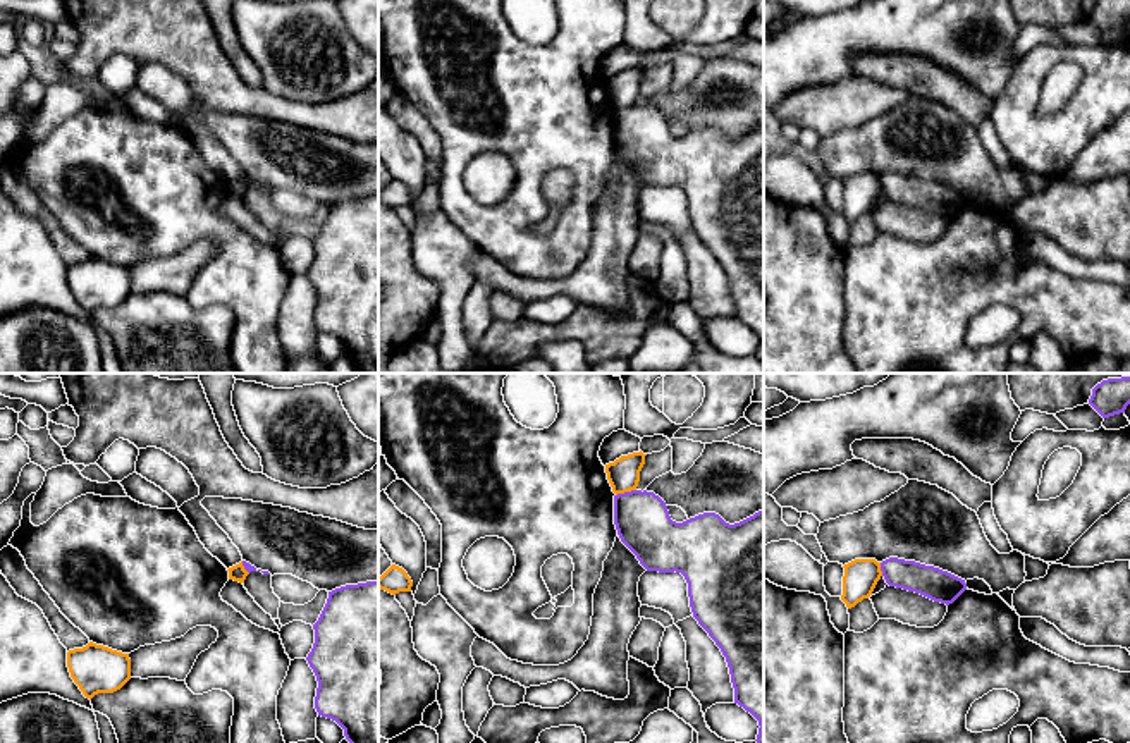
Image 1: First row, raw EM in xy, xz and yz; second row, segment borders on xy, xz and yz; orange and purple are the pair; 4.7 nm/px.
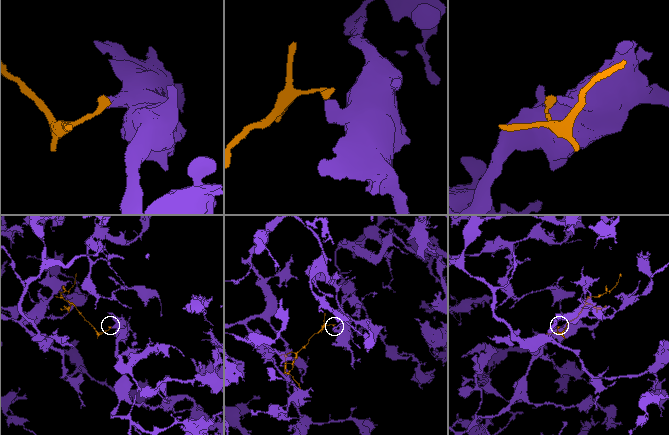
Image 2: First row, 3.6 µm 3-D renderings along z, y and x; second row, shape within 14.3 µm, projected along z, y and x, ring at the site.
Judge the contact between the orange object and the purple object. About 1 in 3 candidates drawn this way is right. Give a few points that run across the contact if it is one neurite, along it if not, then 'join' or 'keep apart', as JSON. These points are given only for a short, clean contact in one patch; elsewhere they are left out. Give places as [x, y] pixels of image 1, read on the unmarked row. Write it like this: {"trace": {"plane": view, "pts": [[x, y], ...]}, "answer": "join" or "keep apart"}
{"trace": {"plane": "xz", "pts": [[635, 104], [616, 110]]}, "answer": "keep apart"}

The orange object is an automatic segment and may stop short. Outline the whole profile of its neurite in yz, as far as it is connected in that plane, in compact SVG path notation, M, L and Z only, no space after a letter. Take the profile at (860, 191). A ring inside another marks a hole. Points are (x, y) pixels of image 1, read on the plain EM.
M855 174L844 182L841 215L848 224L869 213L882 191L881 177L875 174Z

